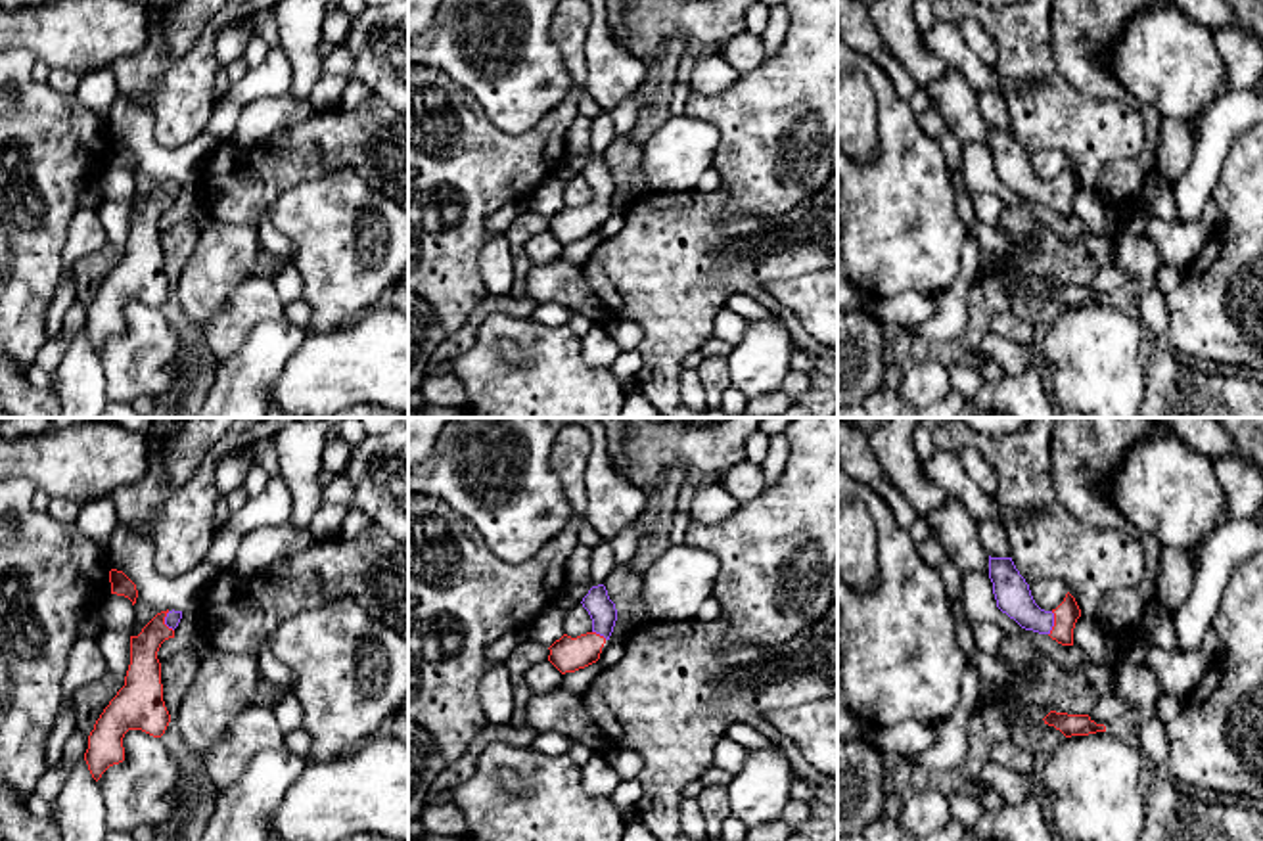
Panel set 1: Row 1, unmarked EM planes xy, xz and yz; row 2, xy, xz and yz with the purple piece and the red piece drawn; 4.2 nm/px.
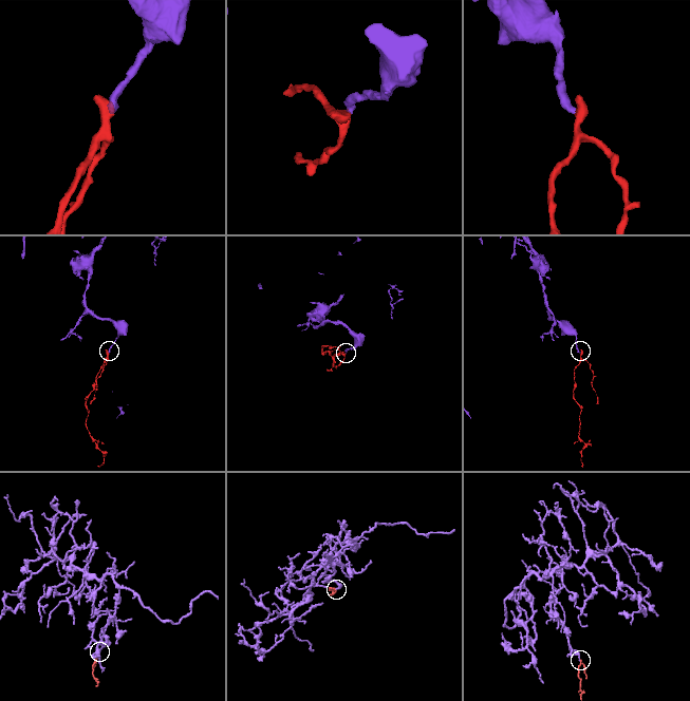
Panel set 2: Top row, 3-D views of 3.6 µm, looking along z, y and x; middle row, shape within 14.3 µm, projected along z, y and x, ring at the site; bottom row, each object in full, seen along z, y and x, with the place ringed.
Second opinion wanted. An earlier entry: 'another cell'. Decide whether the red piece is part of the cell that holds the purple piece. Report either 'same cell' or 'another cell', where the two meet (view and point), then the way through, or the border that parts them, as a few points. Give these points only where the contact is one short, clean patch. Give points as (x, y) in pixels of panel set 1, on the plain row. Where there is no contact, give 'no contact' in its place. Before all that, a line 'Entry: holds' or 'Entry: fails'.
Entry: fails
same cell; meets purple in yz at (1053, 194); runs through yz (1012, 165), (1039, 192), (1053, 194), (1066, 184)

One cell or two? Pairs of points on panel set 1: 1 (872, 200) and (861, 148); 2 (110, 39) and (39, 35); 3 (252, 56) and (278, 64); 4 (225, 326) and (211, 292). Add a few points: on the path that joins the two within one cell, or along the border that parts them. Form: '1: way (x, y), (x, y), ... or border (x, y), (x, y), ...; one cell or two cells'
1: border (857, 161), (869, 165); two cells
2: way (92, 35), (56, 35); one cell
3: border (271, 48), (252, 68); two cells
4: border (248, 278), (202, 330); two cells

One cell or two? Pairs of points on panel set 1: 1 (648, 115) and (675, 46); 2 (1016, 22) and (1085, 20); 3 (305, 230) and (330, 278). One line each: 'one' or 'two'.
1: one
2: two
3: one

